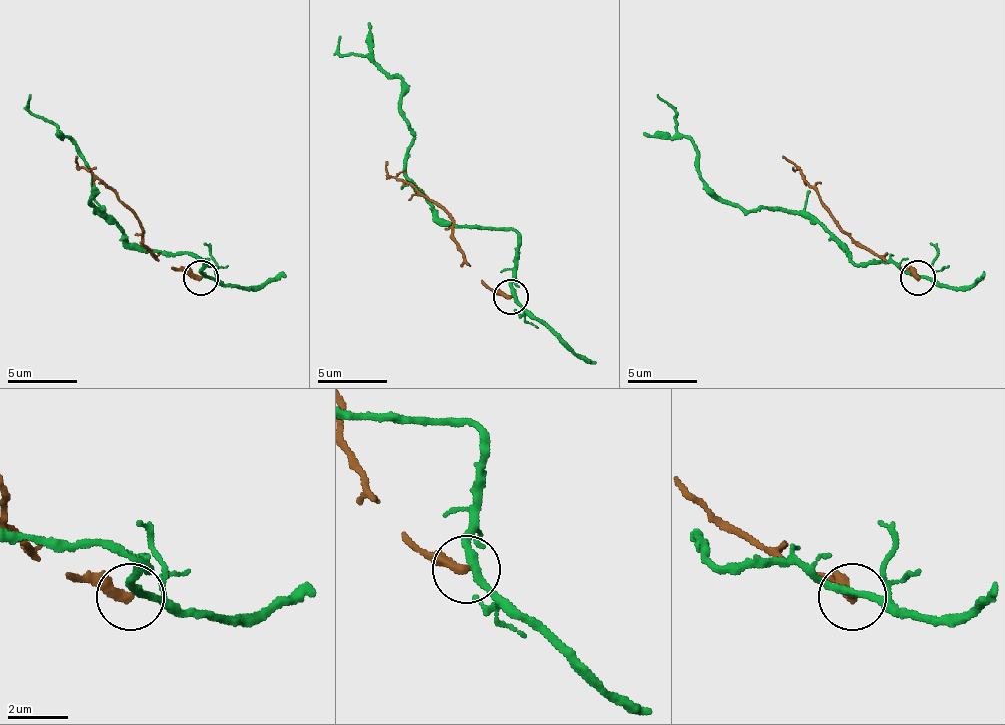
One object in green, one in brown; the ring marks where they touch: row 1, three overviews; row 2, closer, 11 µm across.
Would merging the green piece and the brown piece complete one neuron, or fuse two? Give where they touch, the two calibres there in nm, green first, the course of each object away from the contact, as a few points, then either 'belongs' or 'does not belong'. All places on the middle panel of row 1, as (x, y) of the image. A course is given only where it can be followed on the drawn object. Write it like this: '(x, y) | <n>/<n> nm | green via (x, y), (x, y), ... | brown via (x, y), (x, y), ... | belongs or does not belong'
(510, 297) | 240/320 nm | green via (513, 296), (517, 233), (447, 226), (406, 174), (412, 129), (402, 81), (367, 56), (347, 56), (340, 35) | brown via (510, 296), (496, 292), (468, 265), (458, 244), (454, 223), (430, 199), (395, 178), (385, 167), (388, 160) | does not belong

